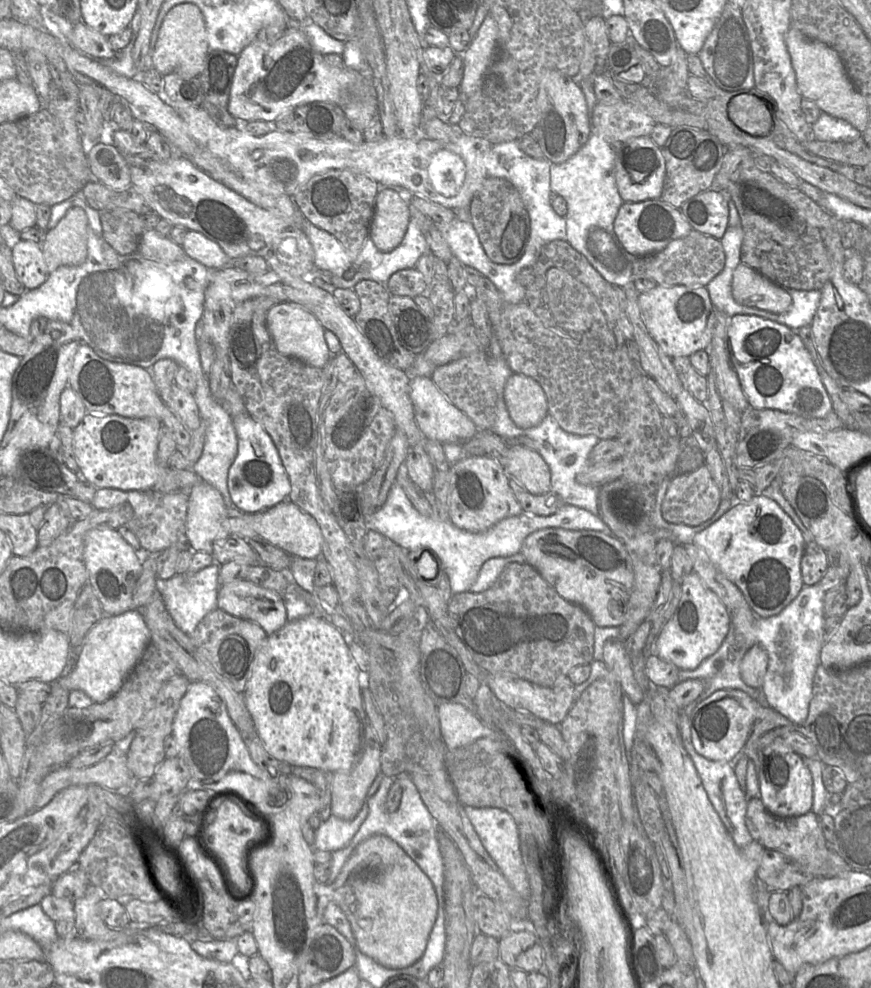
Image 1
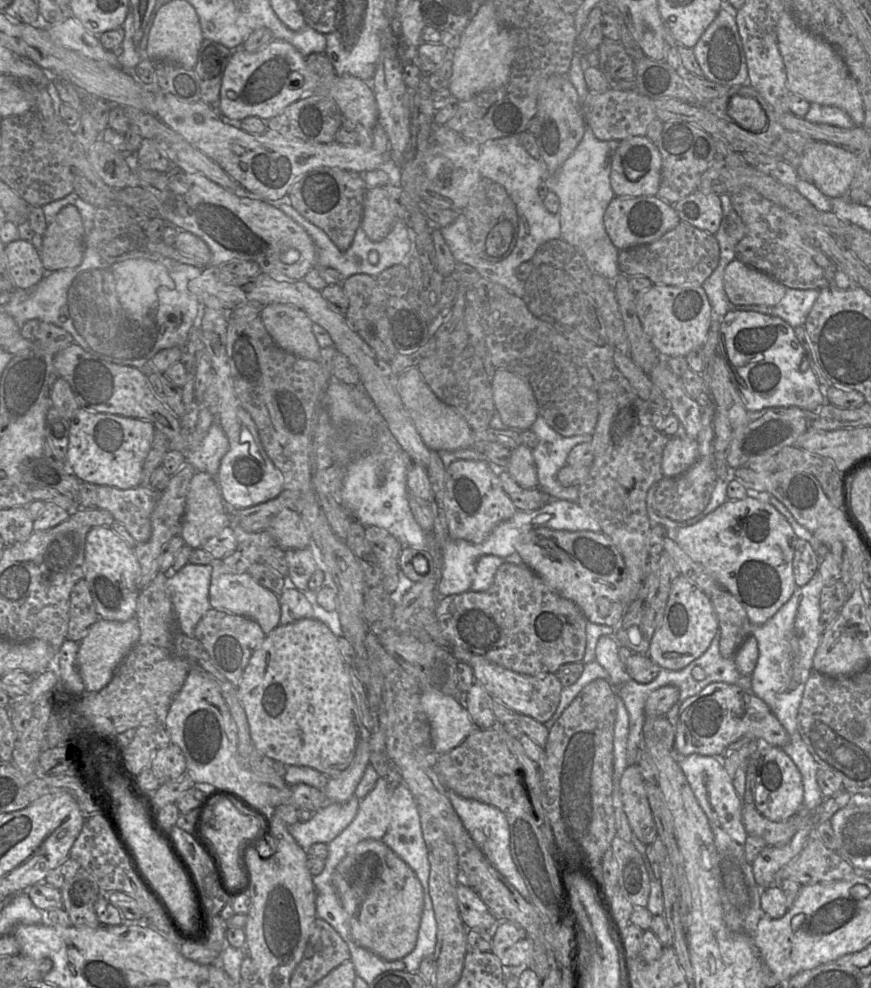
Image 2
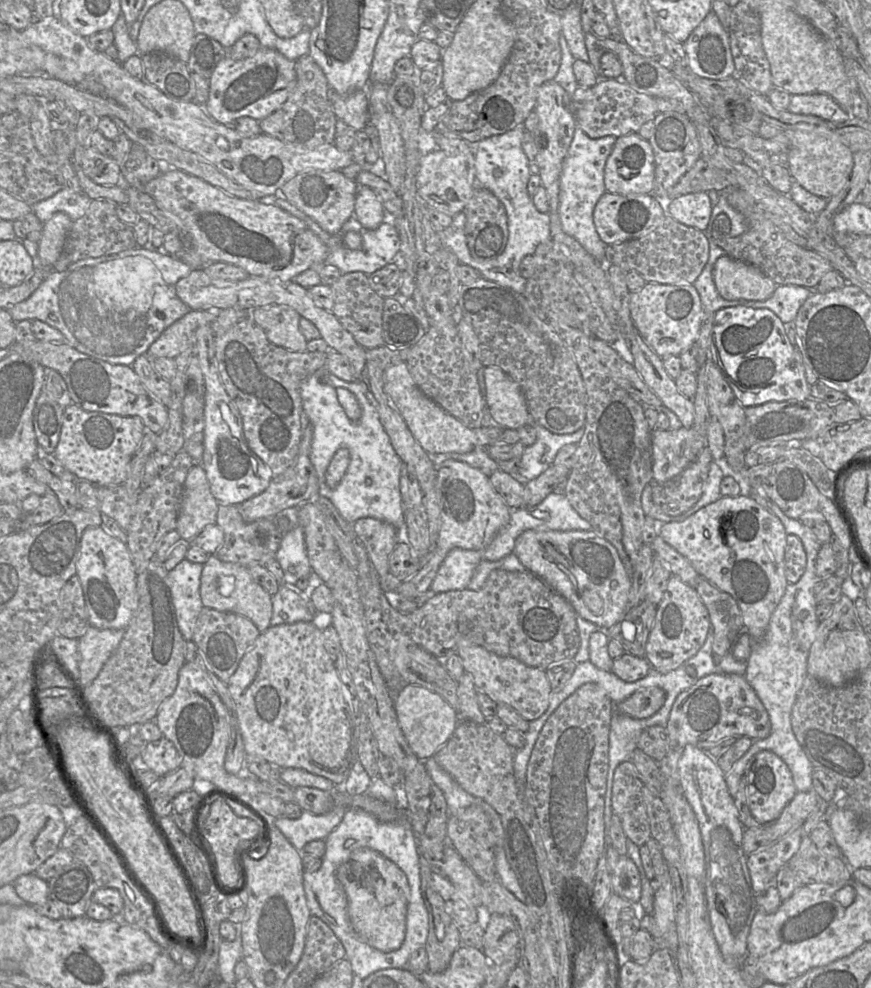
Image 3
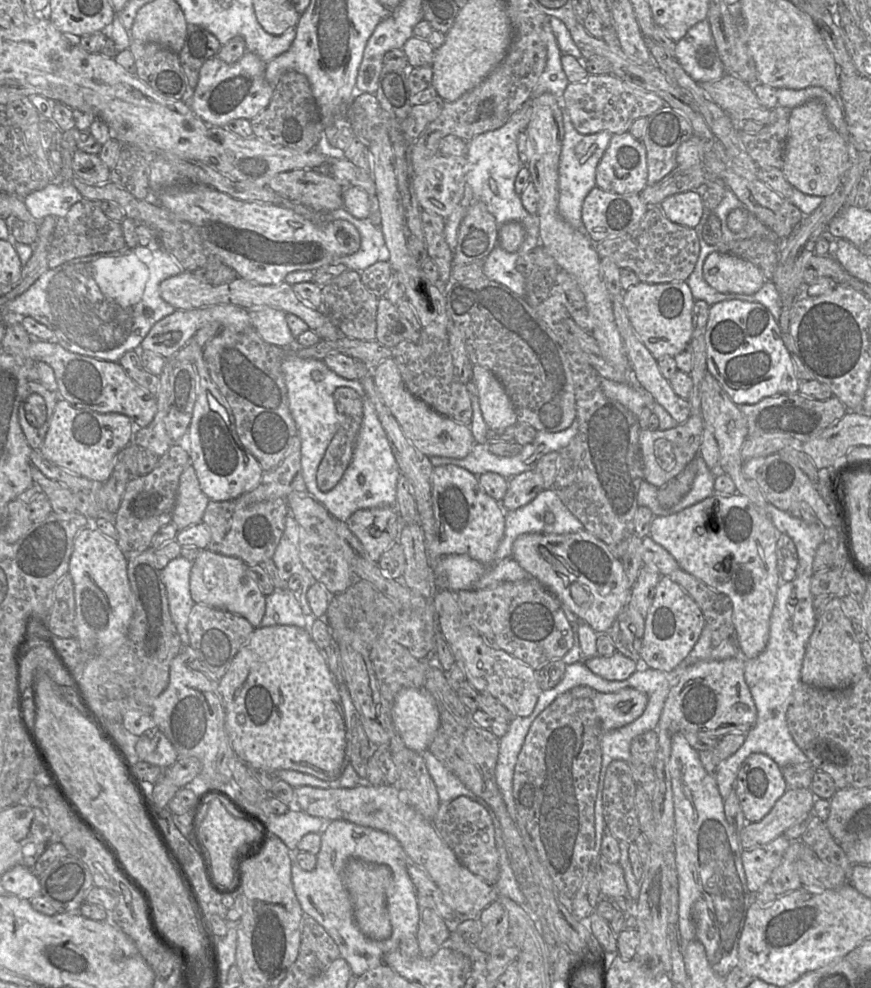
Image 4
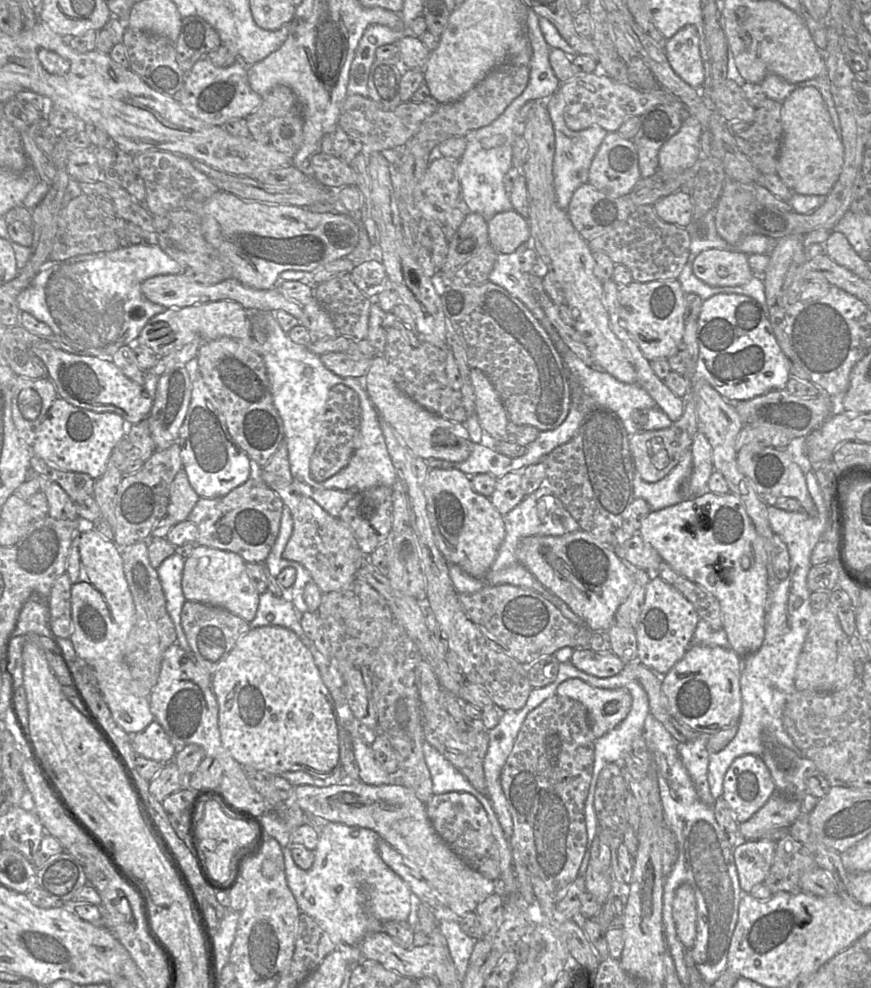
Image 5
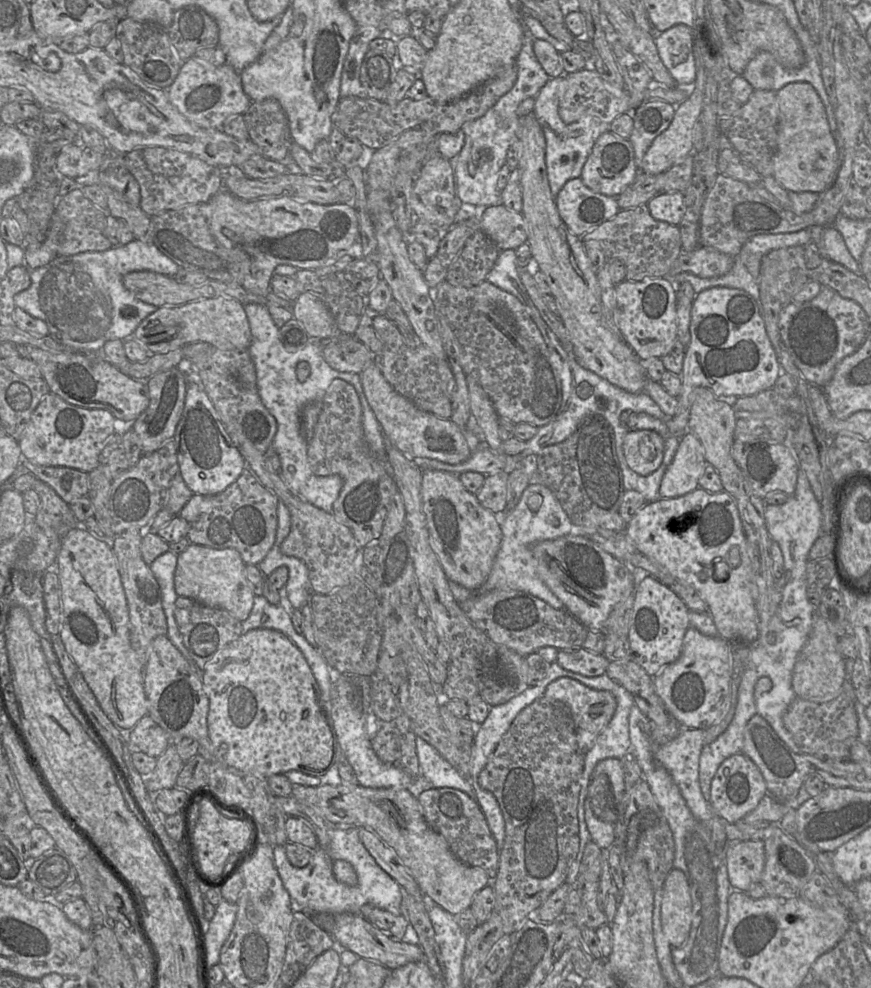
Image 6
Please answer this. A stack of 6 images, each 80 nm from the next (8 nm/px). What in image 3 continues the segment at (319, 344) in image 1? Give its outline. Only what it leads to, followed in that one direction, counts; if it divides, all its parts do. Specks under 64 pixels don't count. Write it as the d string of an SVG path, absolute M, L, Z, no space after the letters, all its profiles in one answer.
M271 305L251 311L251 319L265 332L268 340L289 351L307 351L307 339L300 331L302 317L289 306Z

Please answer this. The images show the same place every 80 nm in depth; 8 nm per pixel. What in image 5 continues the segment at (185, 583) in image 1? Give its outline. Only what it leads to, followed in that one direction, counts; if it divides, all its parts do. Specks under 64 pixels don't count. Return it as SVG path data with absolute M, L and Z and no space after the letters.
M173 554L166 558L157 568L157 573L165 594L167 611L175 626L177 641L184 650L190 650L181 624L181 611L187 601L182 591L182 576L185 558Z

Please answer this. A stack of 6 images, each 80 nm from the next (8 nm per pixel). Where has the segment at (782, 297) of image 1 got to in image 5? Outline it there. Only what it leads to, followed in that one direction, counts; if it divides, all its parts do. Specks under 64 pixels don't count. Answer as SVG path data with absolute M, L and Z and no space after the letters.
M708 249L692 262L693 273L713 287L741 286L755 275L748 263L748 255L739 251Z

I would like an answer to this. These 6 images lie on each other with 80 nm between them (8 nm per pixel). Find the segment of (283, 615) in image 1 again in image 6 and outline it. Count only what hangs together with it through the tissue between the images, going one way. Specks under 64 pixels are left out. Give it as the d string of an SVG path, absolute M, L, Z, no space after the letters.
M191 543L178 555L174 576L176 593L202 605L224 609L243 622L249 617L255 598L245 575L245 566L235 549L214 549Z

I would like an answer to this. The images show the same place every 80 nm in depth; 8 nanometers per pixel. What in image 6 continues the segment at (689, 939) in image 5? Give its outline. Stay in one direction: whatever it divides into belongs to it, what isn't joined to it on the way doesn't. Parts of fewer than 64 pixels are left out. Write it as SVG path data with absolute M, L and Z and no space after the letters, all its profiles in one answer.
M673 868L664 882L661 901L661 926L673 948L681 947L692 923L692 898L687 876Z

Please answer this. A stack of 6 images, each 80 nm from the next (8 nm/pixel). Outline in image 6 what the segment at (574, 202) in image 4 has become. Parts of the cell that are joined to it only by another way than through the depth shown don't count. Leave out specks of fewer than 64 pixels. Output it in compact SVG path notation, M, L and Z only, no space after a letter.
M566 75L551 78L534 98L533 114L539 122L546 141L545 161L548 181L554 197L571 179L580 178L583 166L597 139L610 130L610 124L586 117L571 124L562 121L559 104L566 89Z

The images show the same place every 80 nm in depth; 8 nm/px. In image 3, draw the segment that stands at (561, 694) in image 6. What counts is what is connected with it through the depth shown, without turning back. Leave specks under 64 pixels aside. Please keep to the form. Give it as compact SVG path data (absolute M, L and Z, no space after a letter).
M650 687L634 692L620 703L615 703L615 711L634 719L644 719L657 713L666 701L666 692L658 687Z

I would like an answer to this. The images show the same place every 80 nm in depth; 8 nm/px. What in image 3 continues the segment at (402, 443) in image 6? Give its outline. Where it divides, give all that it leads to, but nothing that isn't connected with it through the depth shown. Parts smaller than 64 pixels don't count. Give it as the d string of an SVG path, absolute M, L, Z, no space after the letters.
M406 363L384 370L384 391L391 403L400 412L415 439L431 456L441 453L467 453L475 448L474 430L466 427L457 418L446 412L428 398L415 384Z

